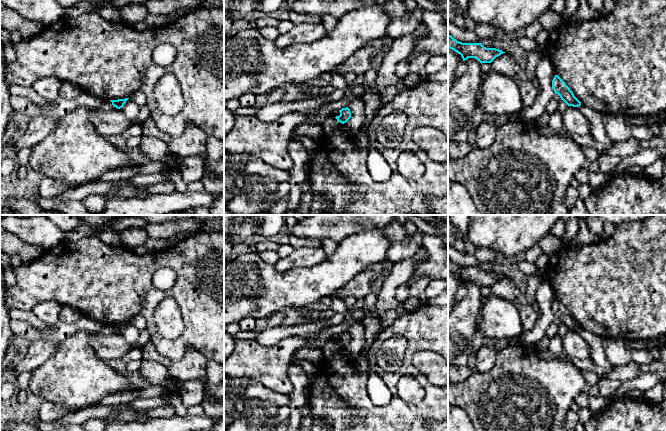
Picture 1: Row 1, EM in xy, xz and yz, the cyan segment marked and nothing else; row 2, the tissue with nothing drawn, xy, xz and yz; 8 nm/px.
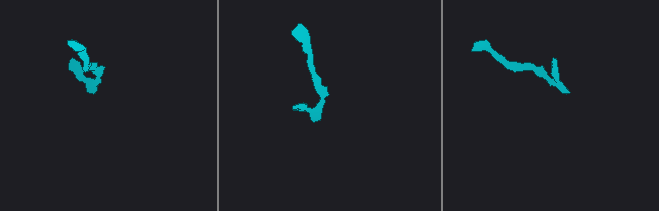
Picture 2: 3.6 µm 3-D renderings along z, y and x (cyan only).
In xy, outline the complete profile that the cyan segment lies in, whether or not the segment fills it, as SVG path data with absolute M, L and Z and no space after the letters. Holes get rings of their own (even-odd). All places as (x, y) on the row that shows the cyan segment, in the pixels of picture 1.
M129 98L103 101L99 109L103 111L112 111L112 110L120 109L124 106L124 104L128 99Z

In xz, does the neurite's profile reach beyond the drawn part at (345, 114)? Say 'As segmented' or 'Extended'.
Extended

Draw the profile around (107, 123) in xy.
M89 109L89 119L96 132L104 137L123 134L131 124L140 124L138 119L130 122L120 109L112 111Z

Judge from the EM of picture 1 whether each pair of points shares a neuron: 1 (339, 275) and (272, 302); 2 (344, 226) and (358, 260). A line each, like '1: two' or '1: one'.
1: one
2: two

